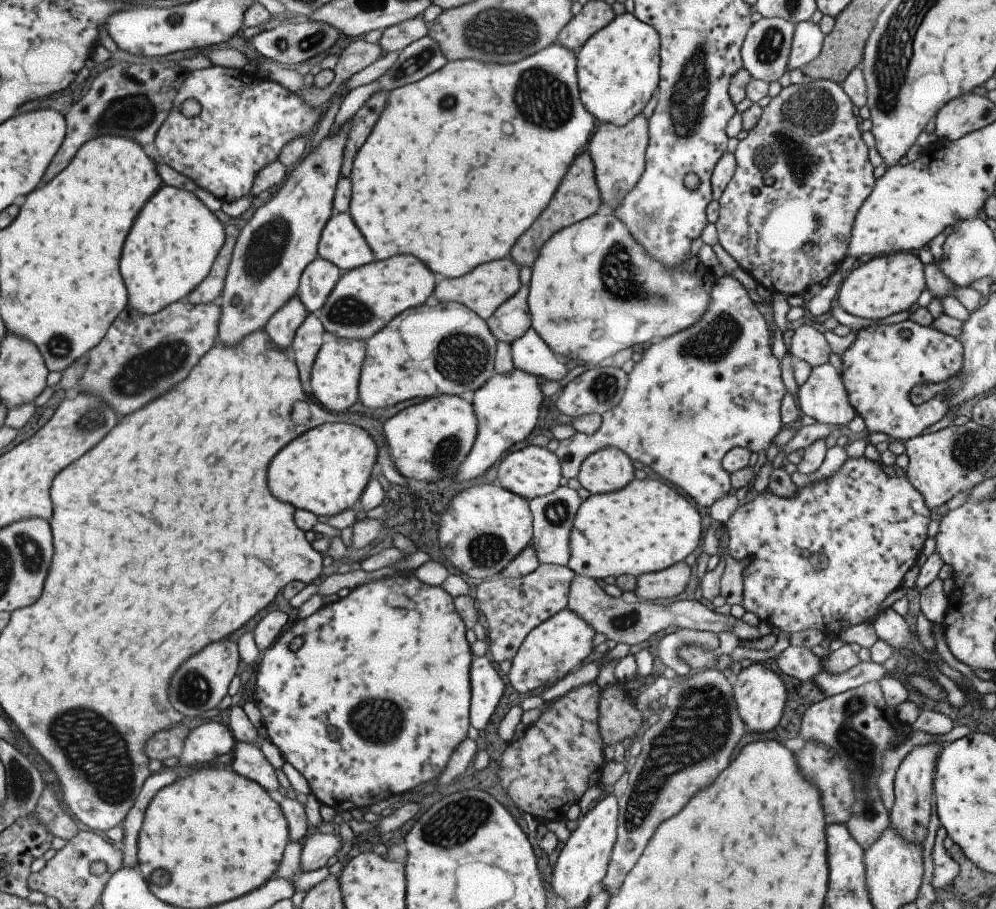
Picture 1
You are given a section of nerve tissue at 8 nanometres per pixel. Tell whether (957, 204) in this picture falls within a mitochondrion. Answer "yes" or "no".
no

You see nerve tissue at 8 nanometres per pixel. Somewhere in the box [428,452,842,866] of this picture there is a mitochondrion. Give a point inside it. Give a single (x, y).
(698, 731)

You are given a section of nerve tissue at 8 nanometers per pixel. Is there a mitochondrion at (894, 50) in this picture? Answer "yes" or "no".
yes

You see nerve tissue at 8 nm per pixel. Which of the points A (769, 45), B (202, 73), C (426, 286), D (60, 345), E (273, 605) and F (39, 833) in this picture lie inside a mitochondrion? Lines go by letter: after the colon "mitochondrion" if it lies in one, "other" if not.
A: mitochondrion
B: other
C: other
D: mitochondrion
E: other
F: other

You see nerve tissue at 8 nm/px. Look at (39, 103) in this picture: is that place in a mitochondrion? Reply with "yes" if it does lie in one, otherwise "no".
no

